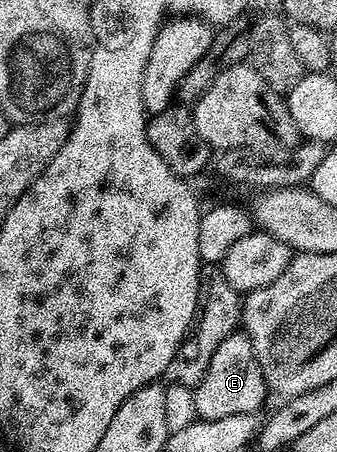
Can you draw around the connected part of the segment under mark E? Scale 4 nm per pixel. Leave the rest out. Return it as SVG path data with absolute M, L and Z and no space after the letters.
M237 330L225 338L221 346L217 346L217 354L213 354L213 362L209 362L205 378L193 391L195 414L200 420L233 418L233 414L255 414L260 411L258 408L269 397L269 389L246 332Z

